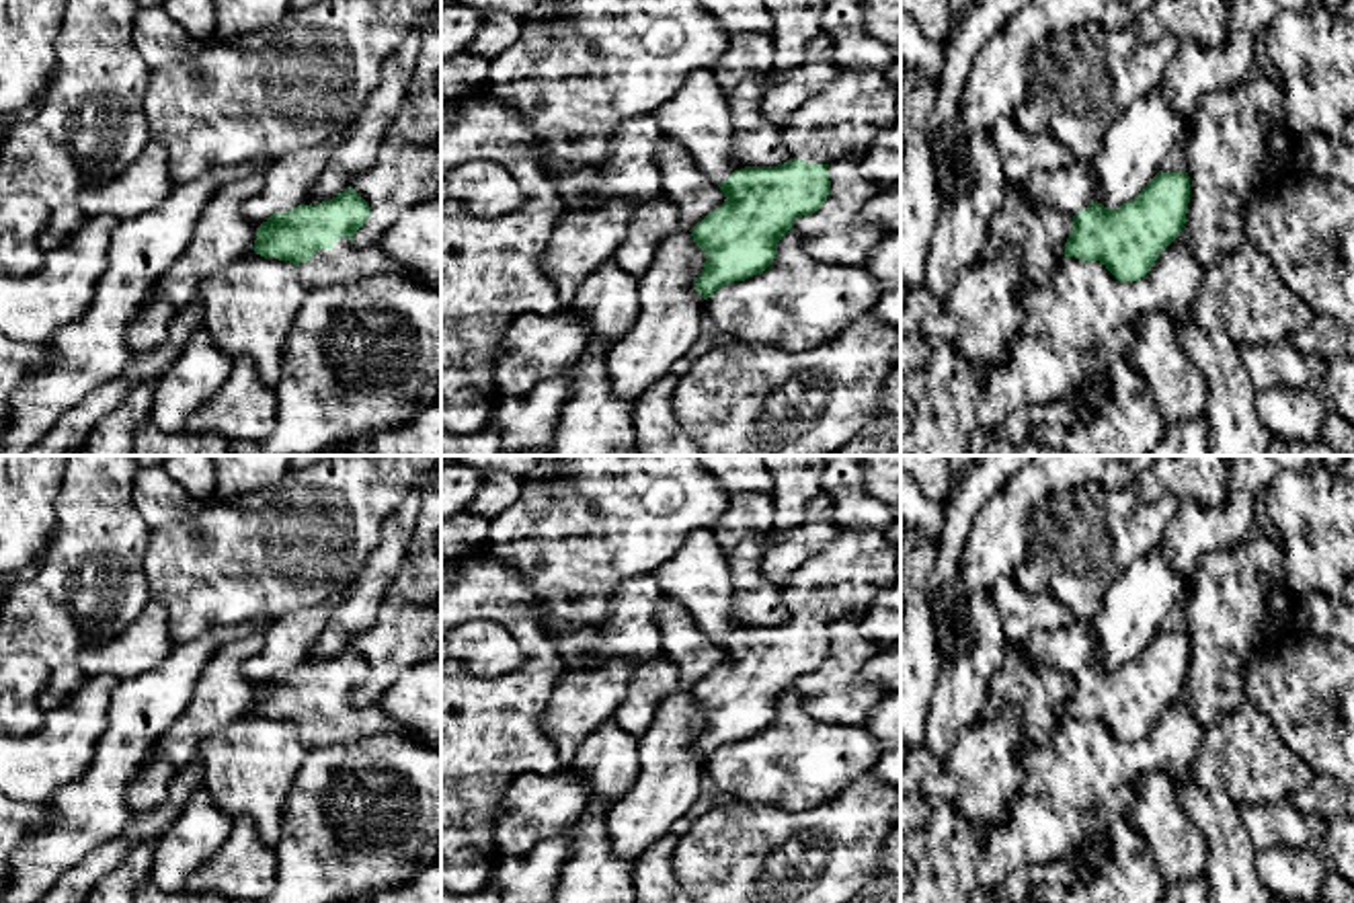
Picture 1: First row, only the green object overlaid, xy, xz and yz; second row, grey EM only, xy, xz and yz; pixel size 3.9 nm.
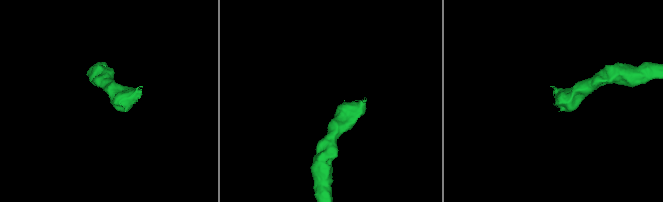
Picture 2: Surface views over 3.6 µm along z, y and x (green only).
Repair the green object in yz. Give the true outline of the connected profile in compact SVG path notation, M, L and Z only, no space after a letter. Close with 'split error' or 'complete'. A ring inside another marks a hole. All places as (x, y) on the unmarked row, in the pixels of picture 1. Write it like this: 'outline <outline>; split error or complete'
outline M1159 630L1120 667L1093 661L1071 679L1065 716L1100 720L1118 741L1145 737L1157 716L1180 696L1190 663L1186 630Z; complete

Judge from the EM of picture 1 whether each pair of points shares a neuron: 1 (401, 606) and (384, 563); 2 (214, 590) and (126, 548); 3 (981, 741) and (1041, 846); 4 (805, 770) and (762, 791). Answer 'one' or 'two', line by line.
1: two
2: two
3: two
4: one

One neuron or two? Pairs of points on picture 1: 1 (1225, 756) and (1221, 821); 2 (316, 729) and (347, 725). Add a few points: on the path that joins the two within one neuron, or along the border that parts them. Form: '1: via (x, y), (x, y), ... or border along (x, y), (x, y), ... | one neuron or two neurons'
1: border along (1188, 772), (1199, 787), (1219, 789), (1238, 807) | two neurons
2: via (325, 725), (339, 725) | one neuron

